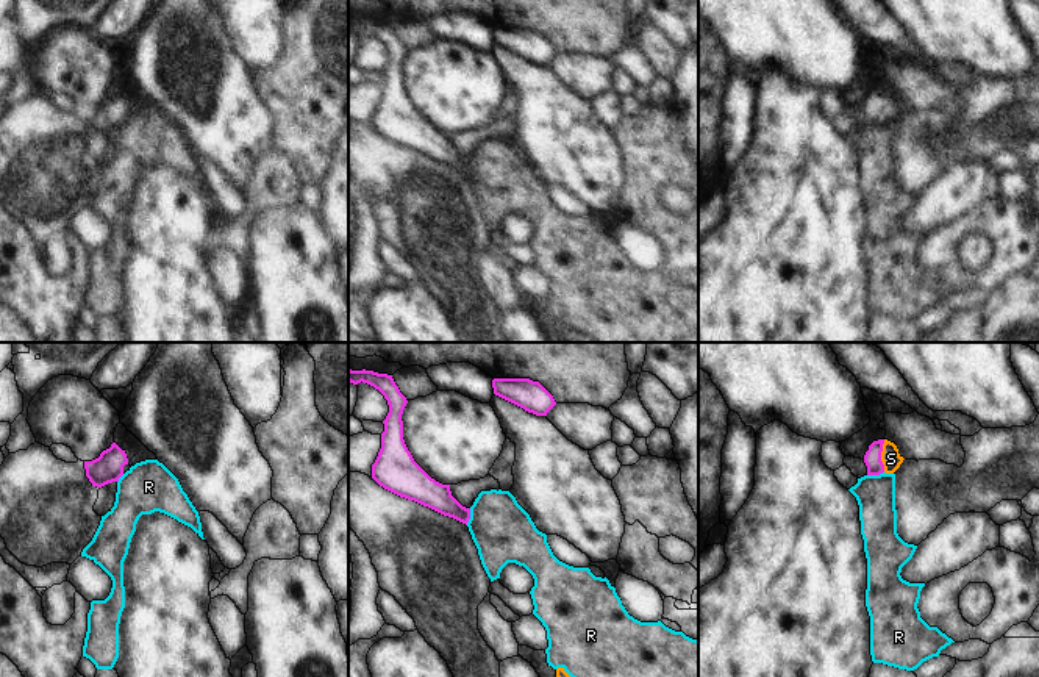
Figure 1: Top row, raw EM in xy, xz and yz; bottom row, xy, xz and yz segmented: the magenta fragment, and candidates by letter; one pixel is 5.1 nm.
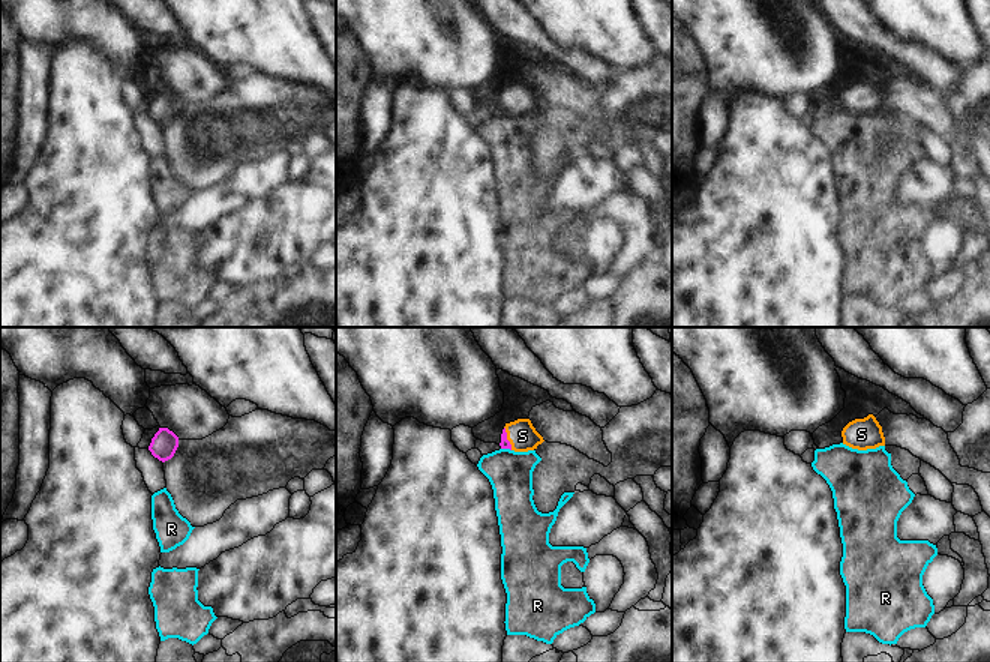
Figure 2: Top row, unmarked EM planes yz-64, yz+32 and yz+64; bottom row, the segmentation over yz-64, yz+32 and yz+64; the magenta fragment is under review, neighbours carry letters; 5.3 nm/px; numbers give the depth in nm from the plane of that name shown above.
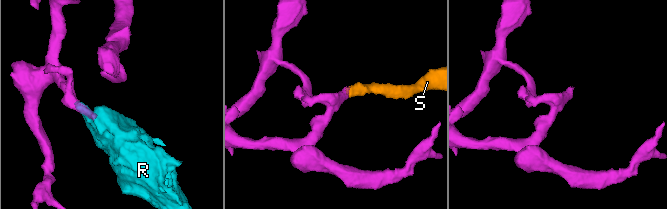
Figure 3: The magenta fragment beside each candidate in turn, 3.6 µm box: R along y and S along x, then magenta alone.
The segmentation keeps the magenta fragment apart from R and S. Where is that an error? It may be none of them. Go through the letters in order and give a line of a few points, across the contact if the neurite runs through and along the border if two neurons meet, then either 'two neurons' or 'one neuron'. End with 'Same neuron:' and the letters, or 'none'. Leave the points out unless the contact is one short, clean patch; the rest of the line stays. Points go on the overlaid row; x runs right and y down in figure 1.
R: xz (471, 508), (471, 518), (466, 524) | two neurons
S: yz (872, 458), (880, 455), (891, 458) | one neuron
Same neuron: S

